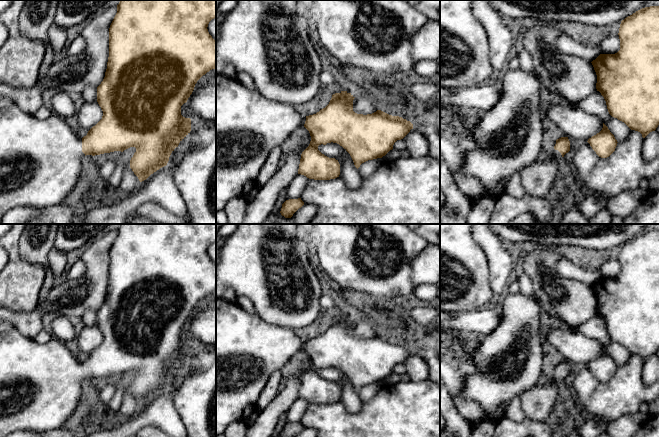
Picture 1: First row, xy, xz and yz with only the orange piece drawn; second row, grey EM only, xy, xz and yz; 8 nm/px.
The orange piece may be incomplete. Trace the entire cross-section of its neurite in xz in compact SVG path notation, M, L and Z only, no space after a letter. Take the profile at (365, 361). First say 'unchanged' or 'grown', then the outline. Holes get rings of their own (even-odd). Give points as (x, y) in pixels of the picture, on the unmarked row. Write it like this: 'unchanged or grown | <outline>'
grown | M216 299L216 436L224 434L229 424L242 421L257 409L259 396L270 375L281 370L299 351L304 350L309 355L311 365L301 378L298 398L314 404L330 404L340 399L338 384L322 378L319 369L339 368L350 378L358 393L368 384L385 380L397 364L413 353L410 345L381 334L367 339L355 337L354 322L347 315L335 317L325 332L305 341L293 329L270 325L257 313L241 309L236 302Z

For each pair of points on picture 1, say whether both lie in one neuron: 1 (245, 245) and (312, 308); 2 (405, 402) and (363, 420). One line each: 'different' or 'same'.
1: same
2: same

